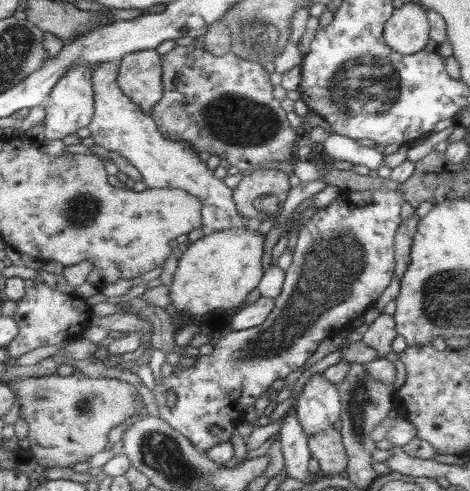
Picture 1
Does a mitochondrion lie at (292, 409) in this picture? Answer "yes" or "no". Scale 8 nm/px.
no

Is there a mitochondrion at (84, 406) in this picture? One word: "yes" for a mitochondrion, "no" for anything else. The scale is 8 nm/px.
yes

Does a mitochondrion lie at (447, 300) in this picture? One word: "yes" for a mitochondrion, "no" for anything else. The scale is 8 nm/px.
yes

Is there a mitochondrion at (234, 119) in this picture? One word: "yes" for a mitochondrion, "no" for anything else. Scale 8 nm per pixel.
yes

